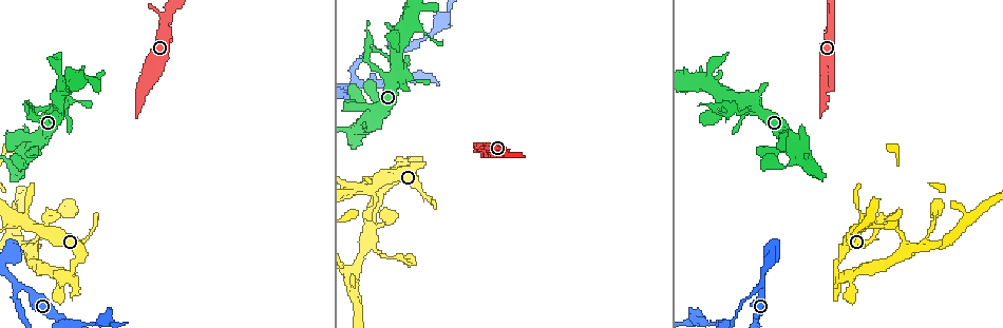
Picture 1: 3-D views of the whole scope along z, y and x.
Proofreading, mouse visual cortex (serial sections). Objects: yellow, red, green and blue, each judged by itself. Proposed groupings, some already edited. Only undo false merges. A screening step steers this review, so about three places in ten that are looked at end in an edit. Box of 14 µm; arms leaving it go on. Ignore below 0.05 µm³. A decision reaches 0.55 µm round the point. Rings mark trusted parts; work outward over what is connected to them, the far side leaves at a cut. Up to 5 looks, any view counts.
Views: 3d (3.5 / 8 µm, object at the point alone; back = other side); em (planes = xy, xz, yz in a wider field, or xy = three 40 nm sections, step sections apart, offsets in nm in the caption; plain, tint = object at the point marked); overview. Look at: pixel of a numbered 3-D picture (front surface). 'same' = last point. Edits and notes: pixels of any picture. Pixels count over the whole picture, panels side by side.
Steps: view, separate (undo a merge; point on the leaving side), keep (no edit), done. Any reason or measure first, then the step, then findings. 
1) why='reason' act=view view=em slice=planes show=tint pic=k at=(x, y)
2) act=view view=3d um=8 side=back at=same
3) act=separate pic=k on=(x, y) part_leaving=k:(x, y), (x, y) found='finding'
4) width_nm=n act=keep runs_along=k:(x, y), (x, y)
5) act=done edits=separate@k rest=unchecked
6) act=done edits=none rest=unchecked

why='thick turns thin' act=view view=3d um=3.5 pic=1 at=(832, 11)

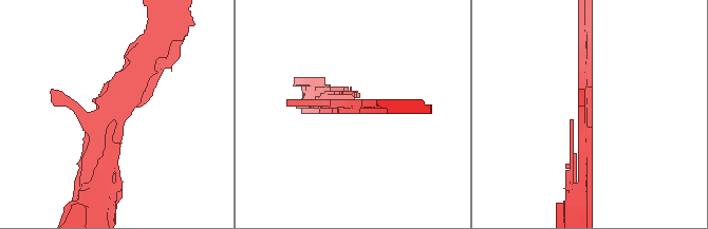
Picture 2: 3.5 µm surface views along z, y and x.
act=view view=em slice=xy step=1 show=tint pic=2 at=(584, 115)

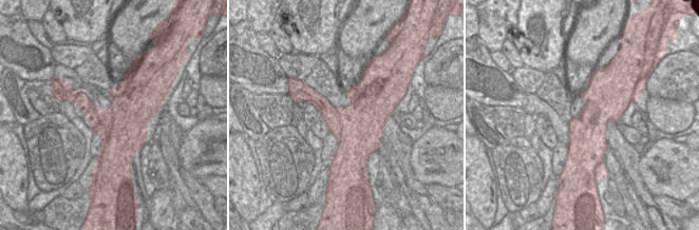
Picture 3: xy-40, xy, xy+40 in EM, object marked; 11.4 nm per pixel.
act=view view=em slice=xy step=3 show=tint at=same

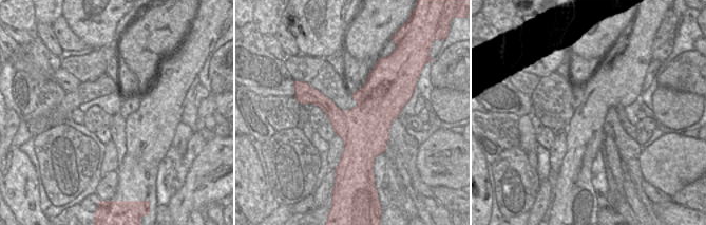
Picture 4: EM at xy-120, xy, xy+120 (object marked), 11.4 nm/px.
act=keep found='one cell here'

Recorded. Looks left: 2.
why='sharp bend' act=view view=3d um=3.5 pic=1 at=(357, 82)

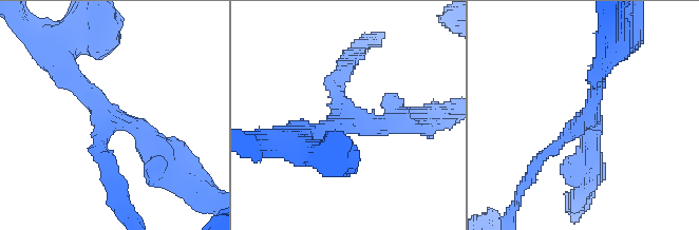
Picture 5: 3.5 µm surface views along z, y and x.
act=view view=em slice=xy step=1 show=tint pic=5 at=(117, 124)

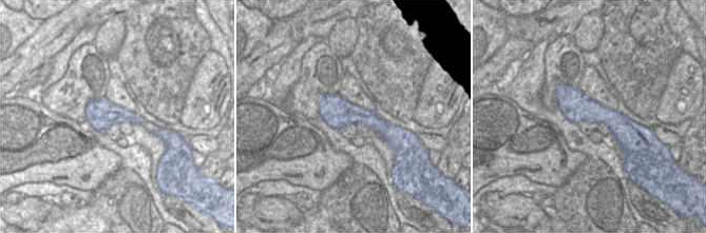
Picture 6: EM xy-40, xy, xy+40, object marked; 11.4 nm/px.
arm_widths_nm=200,250,350 act=keep runs_along=5:(402, 118), (347, 111), (341, 68) found='continuous, no second cell'

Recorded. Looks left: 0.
act=done edits=none rest=unchecked

